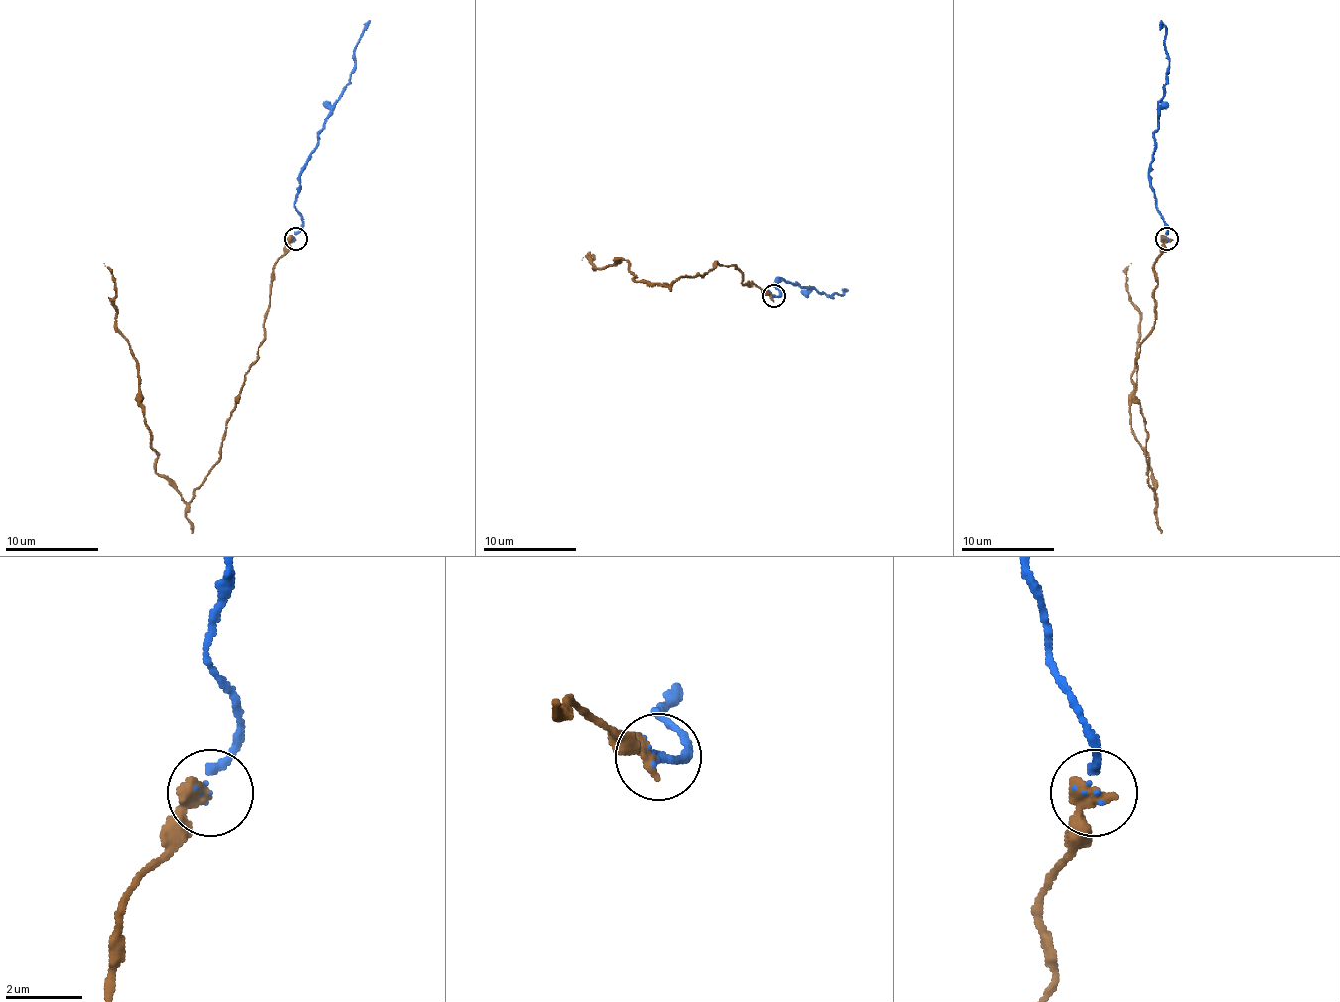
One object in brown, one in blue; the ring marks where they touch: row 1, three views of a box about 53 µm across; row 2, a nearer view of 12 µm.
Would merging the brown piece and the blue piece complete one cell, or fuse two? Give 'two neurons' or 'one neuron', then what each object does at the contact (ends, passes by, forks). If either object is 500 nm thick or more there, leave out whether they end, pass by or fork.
one neuron; brown ends; blue ends

